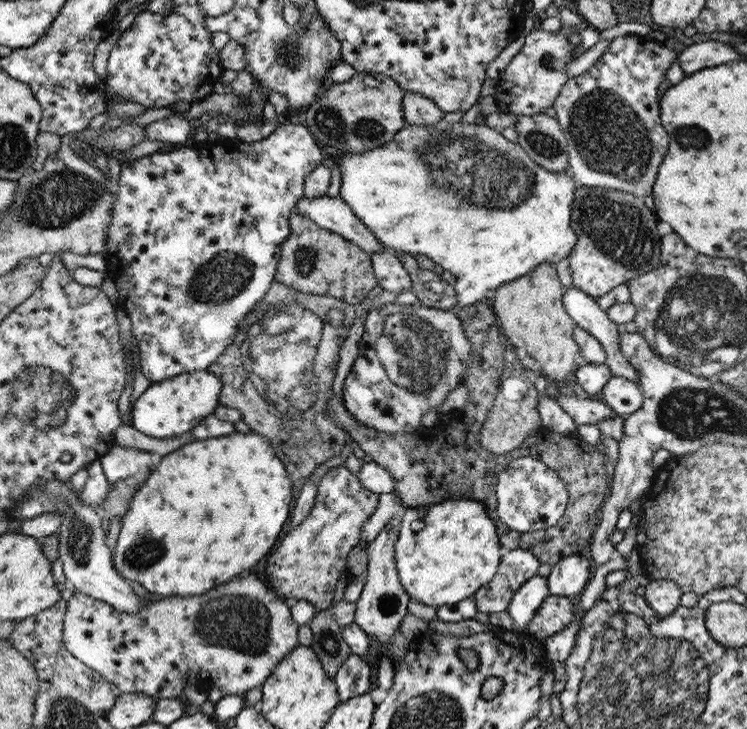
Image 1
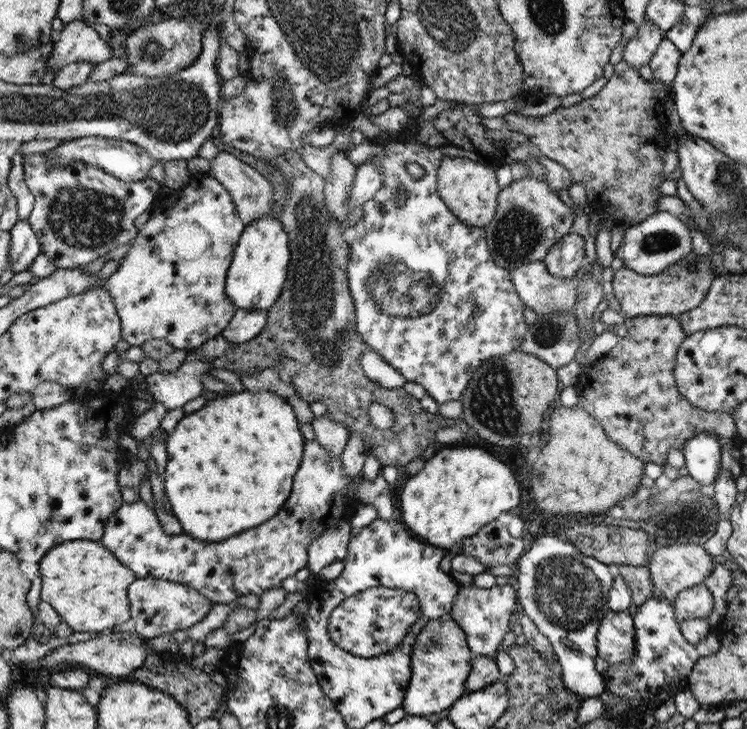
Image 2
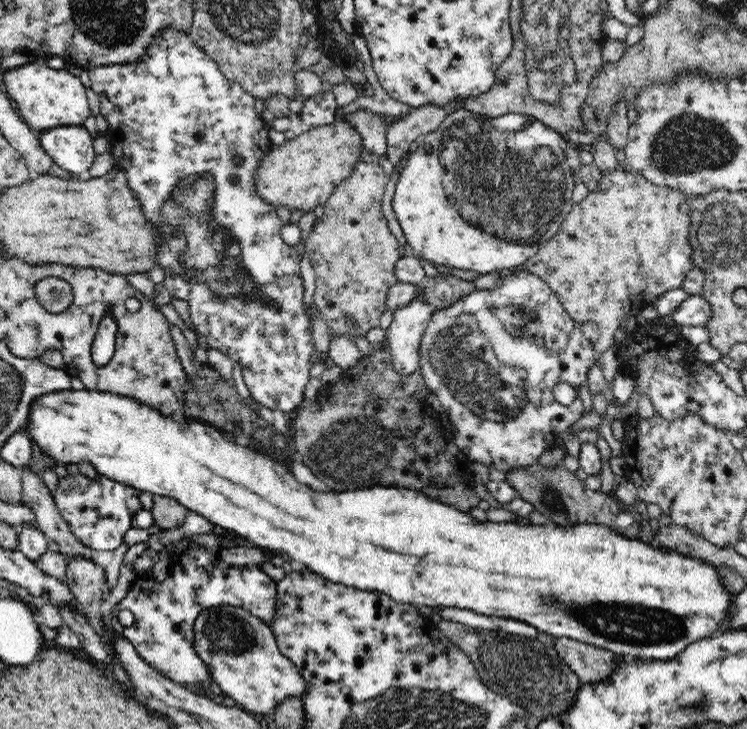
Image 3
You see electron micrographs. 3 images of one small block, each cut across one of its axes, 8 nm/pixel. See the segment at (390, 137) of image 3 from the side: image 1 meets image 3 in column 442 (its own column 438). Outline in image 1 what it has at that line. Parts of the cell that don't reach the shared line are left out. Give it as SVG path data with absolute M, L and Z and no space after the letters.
M407 92L402 101L405 123L416 126L436 126L444 119L445 113L427 96Z

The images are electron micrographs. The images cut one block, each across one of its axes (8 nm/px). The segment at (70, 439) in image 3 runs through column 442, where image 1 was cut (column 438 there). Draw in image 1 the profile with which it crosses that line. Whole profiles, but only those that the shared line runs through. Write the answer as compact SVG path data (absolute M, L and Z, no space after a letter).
M448 500L427 507L409 507L405 514L395 542L395 561L402 587L410 598L433 607L462 602L473 597L474 592L497 573L502 555L498 530L478 502Z

